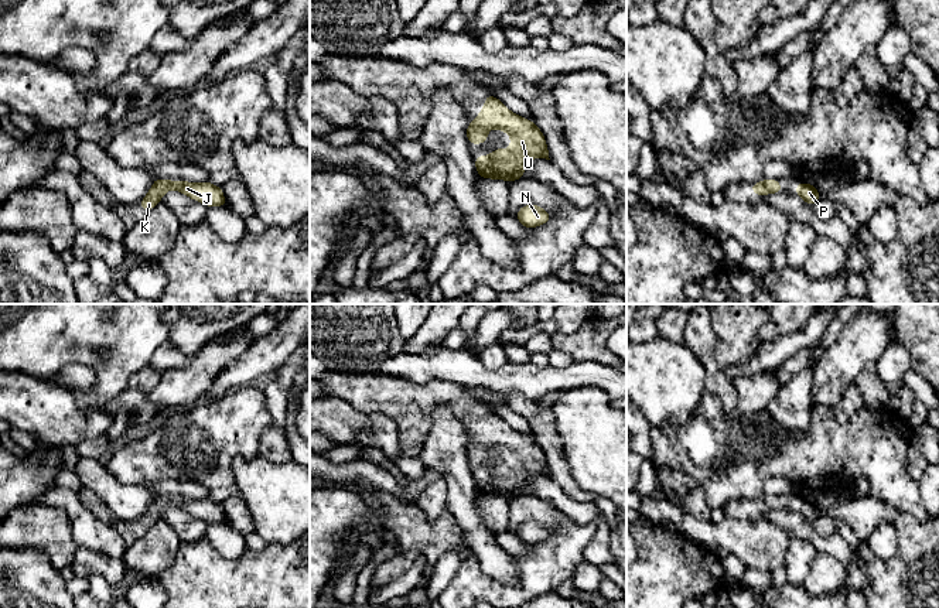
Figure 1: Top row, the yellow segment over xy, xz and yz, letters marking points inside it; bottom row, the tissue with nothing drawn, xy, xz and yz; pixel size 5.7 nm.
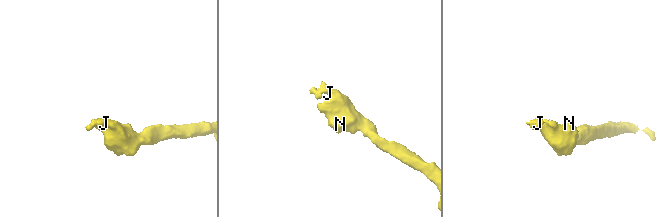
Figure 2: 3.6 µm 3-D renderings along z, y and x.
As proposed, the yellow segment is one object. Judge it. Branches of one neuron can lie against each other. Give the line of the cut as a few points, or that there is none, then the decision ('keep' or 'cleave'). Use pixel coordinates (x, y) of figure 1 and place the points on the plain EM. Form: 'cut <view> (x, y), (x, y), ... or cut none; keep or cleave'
cut none; keep

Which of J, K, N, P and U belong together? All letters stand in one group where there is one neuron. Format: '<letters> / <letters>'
J K N P U

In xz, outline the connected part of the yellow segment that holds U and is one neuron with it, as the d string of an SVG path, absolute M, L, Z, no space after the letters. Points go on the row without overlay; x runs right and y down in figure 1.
M486 411L482 428L467 443L471 461L488 458L488 447L496 445L511 451L511 465L495 465L489 472L478 472L475 485L481 495L523 496L525 482L530 475L549 475L542 447L529 435L520 434L494 411Z

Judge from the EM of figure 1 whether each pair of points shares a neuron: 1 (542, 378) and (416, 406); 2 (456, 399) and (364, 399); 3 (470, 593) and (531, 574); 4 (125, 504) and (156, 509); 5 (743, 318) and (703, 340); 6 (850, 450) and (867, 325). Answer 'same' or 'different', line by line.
1: different
2: same
3: same
4: different
5: different
6: different

